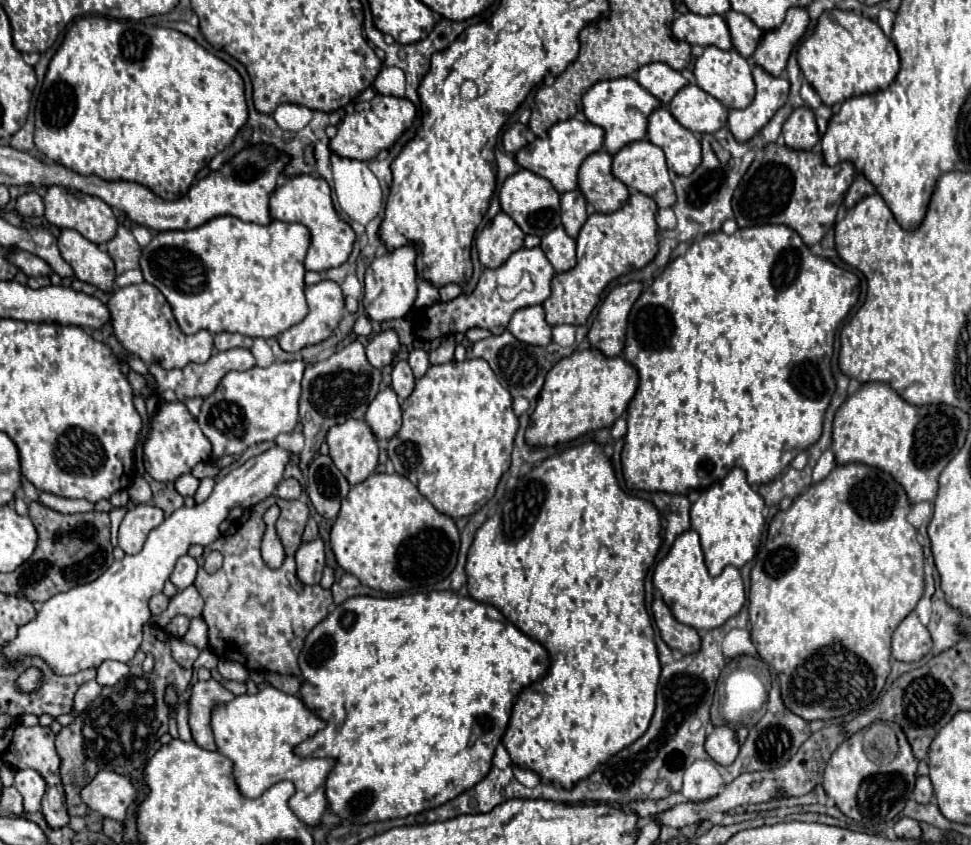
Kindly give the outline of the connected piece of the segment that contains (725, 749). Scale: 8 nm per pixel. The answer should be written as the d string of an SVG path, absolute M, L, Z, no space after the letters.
M727 725L715 727L705 741L705 751L719 765L731 765L739 753L739 741L733 729Z

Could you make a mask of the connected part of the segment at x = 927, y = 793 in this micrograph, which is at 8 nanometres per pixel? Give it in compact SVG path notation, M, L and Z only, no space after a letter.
M919 777L919 779L917 779L913 797L915 797L915 801L919 801L919 803L929 803L929 801L933 799L933 785L931 785L931 779L929 779L929 777Z

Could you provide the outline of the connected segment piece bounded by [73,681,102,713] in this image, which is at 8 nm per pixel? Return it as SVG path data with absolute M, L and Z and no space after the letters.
M87 681L87 683L83 683L81 687L79 687L79 691L77 691L77 695L75 695L75 711L77 713L81 713L99 693L101 693L102 687L97 683L97 681Z

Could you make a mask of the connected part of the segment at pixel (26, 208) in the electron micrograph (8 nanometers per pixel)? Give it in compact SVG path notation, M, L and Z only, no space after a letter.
M23 193L21 197L17 197L17 213L23 217L41 217L43 215L43 199L35 193Z

